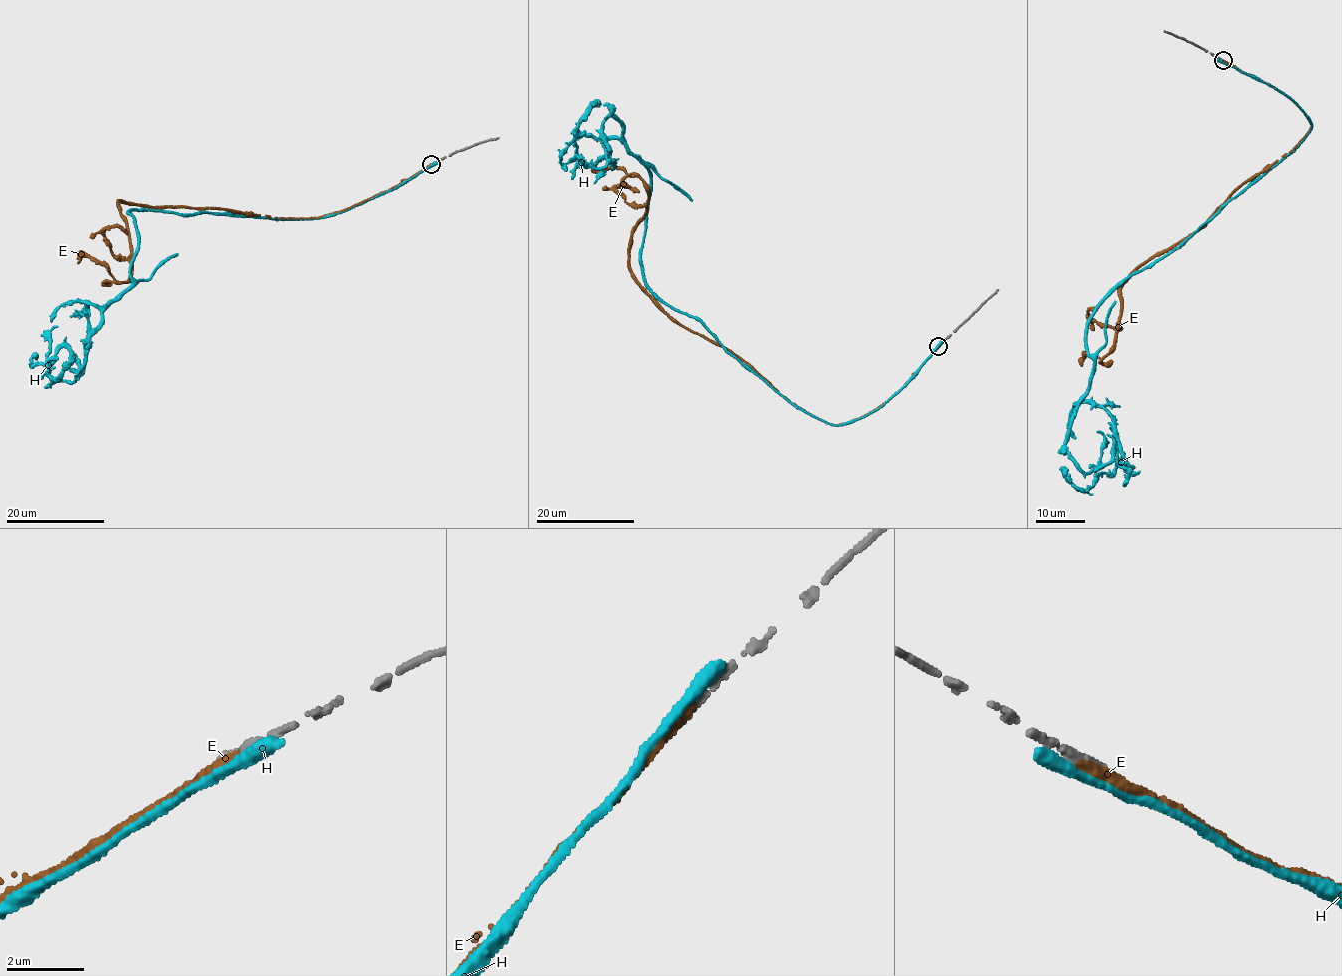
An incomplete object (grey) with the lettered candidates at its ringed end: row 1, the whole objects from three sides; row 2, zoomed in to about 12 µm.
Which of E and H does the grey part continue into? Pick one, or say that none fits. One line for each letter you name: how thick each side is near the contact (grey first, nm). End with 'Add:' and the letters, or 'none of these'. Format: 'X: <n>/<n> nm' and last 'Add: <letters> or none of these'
E: 320/360 nm
Add: E

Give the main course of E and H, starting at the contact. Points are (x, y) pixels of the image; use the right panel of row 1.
E: (1222, 60), (1289, 97), (1310, 130), (1206, 225), (1140, 266), (1121, 288), (1114, 347), (1081, 366)
H: (1219, 59), (1311, 129), (1103, 300), (1065, 451), (1082, 471), (1112, 459), (1115, 441), (1084, 489), (1059, 468)

